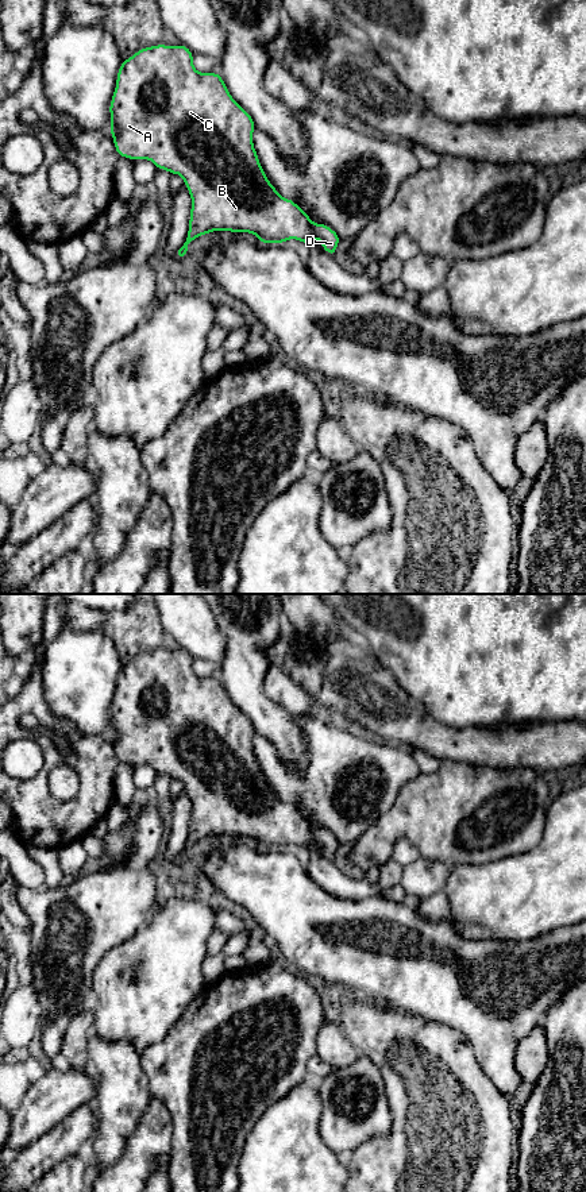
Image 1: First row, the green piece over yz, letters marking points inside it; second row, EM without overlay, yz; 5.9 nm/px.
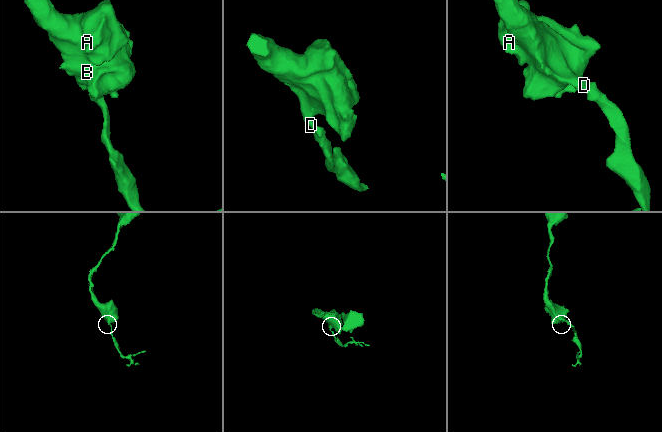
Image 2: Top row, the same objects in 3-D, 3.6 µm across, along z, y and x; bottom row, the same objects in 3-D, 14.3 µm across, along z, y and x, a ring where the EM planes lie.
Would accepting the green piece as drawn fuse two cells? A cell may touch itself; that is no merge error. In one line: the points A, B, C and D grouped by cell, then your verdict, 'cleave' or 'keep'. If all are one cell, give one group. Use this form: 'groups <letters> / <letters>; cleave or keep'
groups A B C D; keep

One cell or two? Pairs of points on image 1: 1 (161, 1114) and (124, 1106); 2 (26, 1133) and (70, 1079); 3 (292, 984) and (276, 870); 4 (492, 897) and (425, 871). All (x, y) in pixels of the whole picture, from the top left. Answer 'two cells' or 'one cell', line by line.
1: two cells
2: one cell
3: two cells
4: two cells

